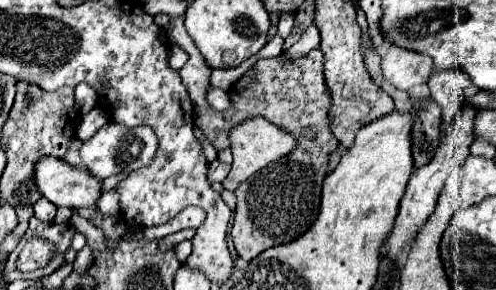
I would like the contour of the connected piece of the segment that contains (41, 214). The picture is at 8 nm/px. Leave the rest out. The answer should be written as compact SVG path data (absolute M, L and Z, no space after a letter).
M44 197L33 205L33 209L35 217L42 222L52 222L57 212L57 207Z

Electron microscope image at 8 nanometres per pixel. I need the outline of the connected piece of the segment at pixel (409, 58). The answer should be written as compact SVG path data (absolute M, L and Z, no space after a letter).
M388 47L380 61L382 77L396 89L410 91L416 85L428 83L432 75L432 59L426 55L404 51L400 47Z

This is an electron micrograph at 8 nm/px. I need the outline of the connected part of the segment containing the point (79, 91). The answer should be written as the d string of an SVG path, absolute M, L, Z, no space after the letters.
M80 83L76 87L74 101L76 101L76 109L84 115L84 113L88 113L90 109L96 107L96 91L88 83Z

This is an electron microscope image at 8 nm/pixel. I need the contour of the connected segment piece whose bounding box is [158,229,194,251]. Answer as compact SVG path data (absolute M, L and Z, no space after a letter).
M184 229L184 231L178 231L178 233L166 235L166 237L158 239L158 243L160 243L160 251L166 251L168 247L174 247L174 245L178 245L178 243L184 241L184 239L190 239L192 235L194 235L194 229Z

